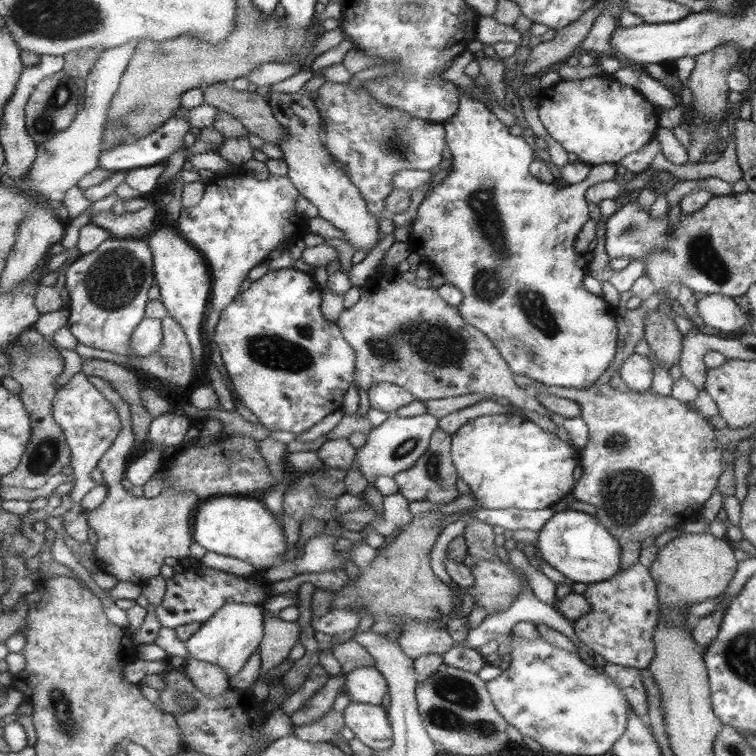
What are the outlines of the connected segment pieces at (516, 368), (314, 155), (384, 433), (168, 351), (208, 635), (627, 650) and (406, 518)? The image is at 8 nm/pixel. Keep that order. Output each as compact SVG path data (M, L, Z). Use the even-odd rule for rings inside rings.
M461 97L456 114L453 114L453 117L448 117L447 121L442 122L442 126L446 131L446 148L449 148L452 157L451 170L441 183L428 189L417 207L415 218L411 222L412 231L406 241L409 252L419 254L421 261L429 262L445 281L444 284L461 291L463 299L457 306L461 318L471 326L475 326L477 330L481 331L481 334L485 334L490 342L493 342L493 346L497 348L501 358L504 358L514 374L527 376L527 378L531 378L531 380L535 380L541 385L568 389L582 389L593 385L593 382L601 376L601 372L613 360L613 354L615 354L615 348L617 348L617 344L615 344L617 342L617 320L615 320L615 308L613 306L609 306L603 300L603 297L593 296L583 288L581 280L583 280L583 274L585 274L586 260L573 252L573 244L575 244L575 234L581 230L581 226L589 218L587 216L585 192L593 184L611 180L615 173L615 163L590 165L589 174L578 186L553 188L549 183L541 184L537 177L533 178L531 170L527 170L527 168L531 168L531 160L533 160L533 150L527 146L528 134L511 136L507 132L507 128L481 104L481 101L477 101L473 97Z
M304 90L289 94L271 92L266 100L273 118L286 129L286 136L278 147L287 165L286 176L295 190L317 208L319 218L327 220L343 234L341 239L349 242L354 250L370 251L375 242L380 240L376 216L369 213L357 186L336 166L332 156L322 146L320 113L312 102L310 93Z
M425 413L419 416L401 418L392 414L378 426L372 427L365 439L365 444L355 451L353 464L361 476L368 480L368 487L376 477L395 477L401 470L409 469L413 462L420 458L428 448L433 430L438 428L438 420L435 415Z
M165 316L161 319L161 326L163 326L163 340L161 341L161 347L149 353L147 356L119 356L119 354L111 354L107 350L97 350L97 348L91 348L91 346L83 346L83 344L77 343L75 351L83 359L103 359L111 361L118 366L131 366L140 368L142 371L146 371L148 376L153 378L159 378L171 386L187 386L191 382L191 378L195 375L193 358L191 354L191 348L189 348L189 342L187 342L187 336L185 332L181 330L181 326L171 318L171 316Z
M227 603L209 621L197 626L197 631L184 642L188 654L198 661L219 665L227 680L241 672L249 654L255 652L263 636L262 605L257 603Z
M635 563L627 569L617 572L607 581L590 583L586 585L582 592L583 597L587 599L590 606L590 612L582 618L571 623L573 633L580 642L582 648L588 652L595 652L603 657L605 662L619 664L619 666L630 666L631 668L646 669L655 655L655 646L653 646L653 630L658 621L659 598L648 568Z
M391 494L390 496L383 497L383 512L381 512L380 520L375 520L372 529L386 537L391 534L393 530L400 527L405 527L412 520L410 516L408 505L409 501L401 494Z

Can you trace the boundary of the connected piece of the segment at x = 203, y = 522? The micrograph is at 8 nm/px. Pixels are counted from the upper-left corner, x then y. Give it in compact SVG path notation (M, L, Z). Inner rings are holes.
M221 496L199 502L192 519L191 534L192 540L206 551L247 562L257 568L257 573L262 572L261 568L275 566L285 552L281 528L257 500L249 500L249 497Z

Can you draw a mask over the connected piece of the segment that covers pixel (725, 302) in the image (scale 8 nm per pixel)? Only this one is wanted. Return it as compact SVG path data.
M724 294L703 296L696 301L696 311L707 331L738 332L739 327L747 322L746 313Z

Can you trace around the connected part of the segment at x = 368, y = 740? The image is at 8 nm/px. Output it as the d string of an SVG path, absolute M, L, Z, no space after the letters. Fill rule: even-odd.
M350 701L342 710L342 717L344 726L354 737L376 753L384 753L391 746L392 726L389 726L381 705Z

